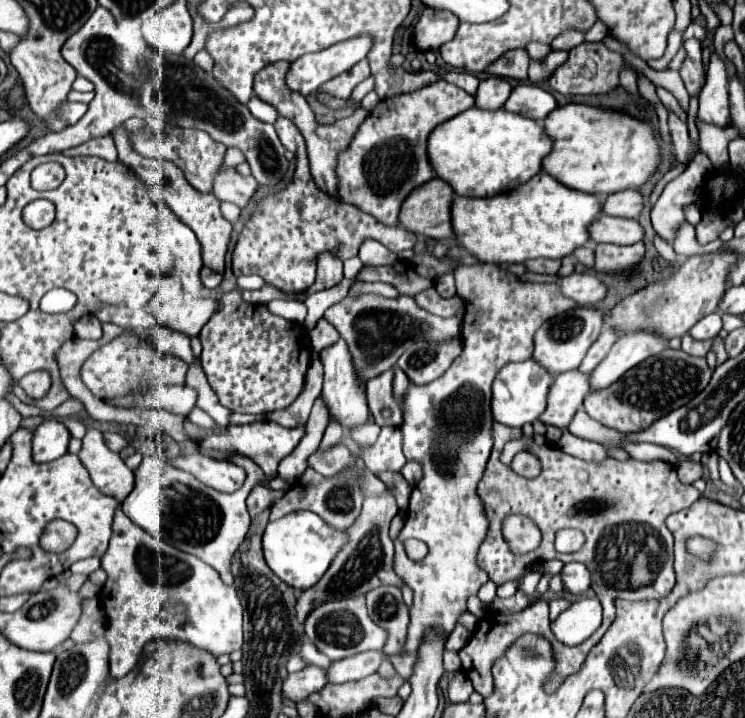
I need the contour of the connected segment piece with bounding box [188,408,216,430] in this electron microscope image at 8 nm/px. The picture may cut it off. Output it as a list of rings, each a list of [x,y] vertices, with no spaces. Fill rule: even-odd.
[[[196,408],[196,410],[192,410],[192,414],[188,414],[188,420],[192,422],[192,424],[196,424],[196,426],[200,426],[200,428],[204,428],[204,430],[212,430],[214,428],[214,420],[204,412],[204,410],[200,410],[200,408]]]

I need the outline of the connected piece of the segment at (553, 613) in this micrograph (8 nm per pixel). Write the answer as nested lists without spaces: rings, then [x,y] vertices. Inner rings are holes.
[[[552,598],[550,600],[550,620],[556,620],[568,608],[570,608],[570,600],[566,600],[566,598]]]

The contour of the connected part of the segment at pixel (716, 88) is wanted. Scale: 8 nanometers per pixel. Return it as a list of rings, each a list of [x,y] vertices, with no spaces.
[[[718,54],[710,56],[708,78],[700,92],[698,118],[712,124],[728,124],[728,78]]]

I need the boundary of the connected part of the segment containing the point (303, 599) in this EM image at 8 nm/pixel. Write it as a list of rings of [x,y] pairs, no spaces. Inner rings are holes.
[[[388,490],[388,494],[384,494],[384,498],[364,500],[362,516],[358,518],[356,526],[348,528],[350,542],[348,542],[348,546],[344,546],[344,552],[340,552],[336,556],[336,560],[326,570],[326,574],[320,578],[320,582],[316,582],[308,590],[302,590],[302,594],[298,596],[296,620],[300,626],[306,622],[310,612],[324,602],[368,594],[376,586],[396,586],[396,588],[404,586],[404,580],[394,572],[394,544],[388,536],[390,522],[396,514],[398,514],[398,506],[396,506],[390,490]]]

